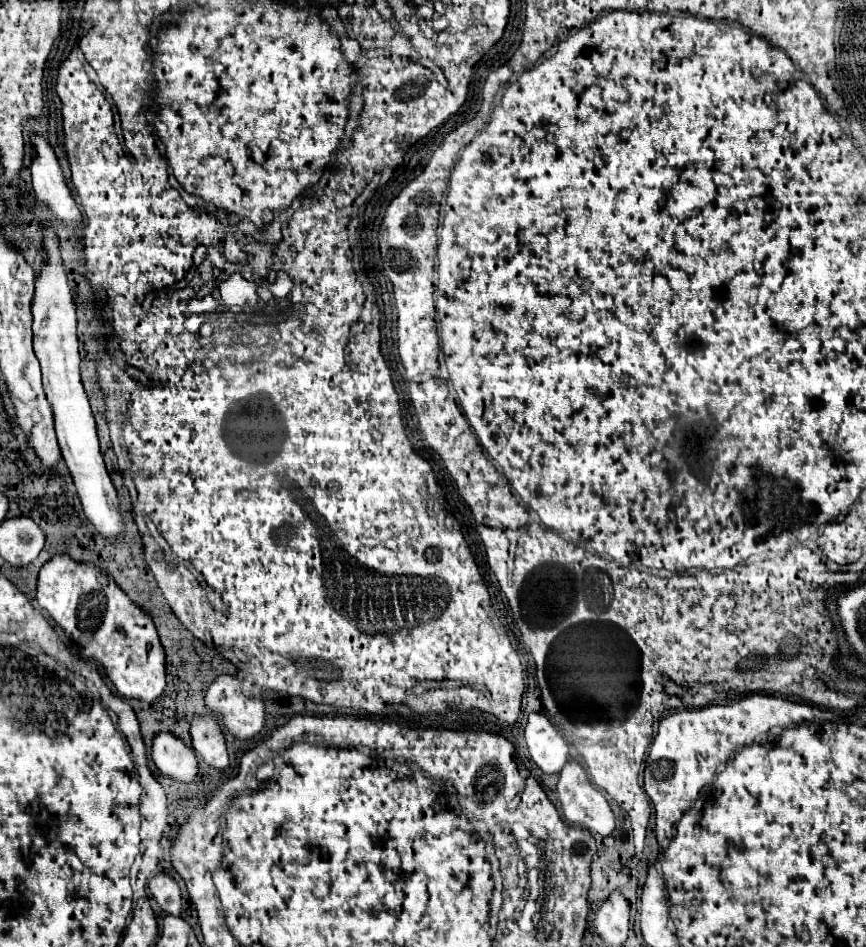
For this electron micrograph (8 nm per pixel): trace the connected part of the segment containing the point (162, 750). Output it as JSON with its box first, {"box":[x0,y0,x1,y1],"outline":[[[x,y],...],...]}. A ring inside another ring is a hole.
{"box":[152,733,198,783],"outline":[[[160,733],[154,737],[152,761],[162,775],[168,775],[174,781],[192,783],[196,779],[198,763],[194,751],[170,733]]]}

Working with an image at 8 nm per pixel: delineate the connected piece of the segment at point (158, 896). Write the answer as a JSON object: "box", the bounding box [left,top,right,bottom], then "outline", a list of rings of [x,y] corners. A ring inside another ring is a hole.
{"box":[148,873,180,915],"outline":[[[160,873],[148,883],[148,887],[150,887],[154,901],[160,905],[164,913],[180,915],[180,887],[176,885],[174,879]]]}

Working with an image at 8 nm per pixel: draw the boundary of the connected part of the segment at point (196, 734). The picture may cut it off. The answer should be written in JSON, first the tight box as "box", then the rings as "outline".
{"box":[190,715,228,771],"outline":[[[204,715],[196,717],[190,727],[192,735],[192,747],[194,751],[216,771],[228,769],[228,753],[226,753],[226,741],[220,733],[220,727],[216,723],[216,717]]]}

